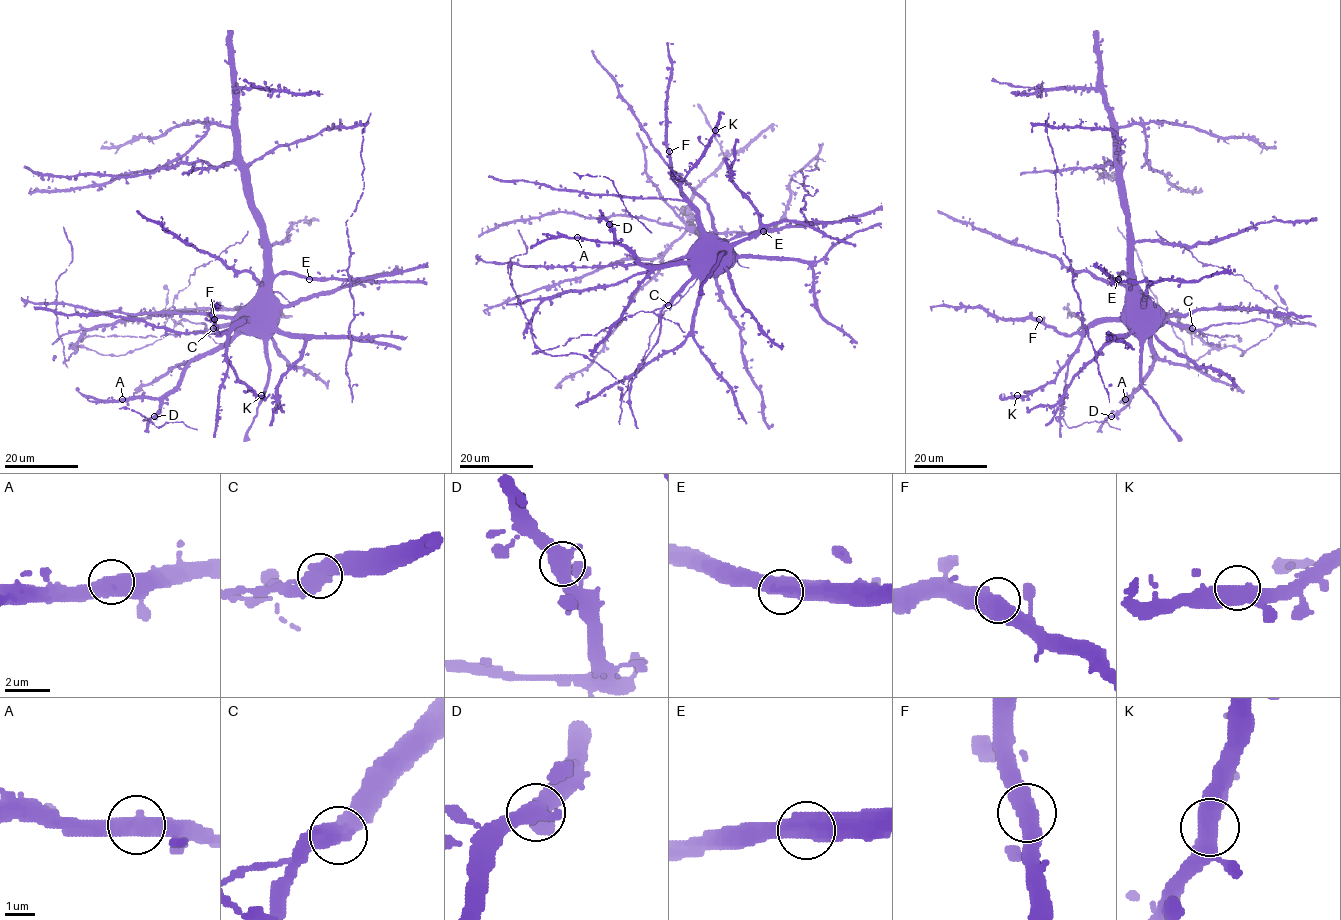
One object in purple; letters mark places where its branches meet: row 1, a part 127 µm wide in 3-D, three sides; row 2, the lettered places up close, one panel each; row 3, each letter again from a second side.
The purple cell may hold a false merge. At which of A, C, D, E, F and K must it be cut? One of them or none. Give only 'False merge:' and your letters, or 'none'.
False merge: C

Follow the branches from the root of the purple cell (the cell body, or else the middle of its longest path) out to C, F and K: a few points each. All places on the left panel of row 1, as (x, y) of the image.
C: (258, 320), (248, 319), (243, 325), (246, 329), (240, 323), (227, 323), (213, 328)
F: (258, 320), (252, 332), (251, 323), (244, 321), (220, 335), (214, 319)
K: (258, 320), (252, 332), (249, 321), (242, 322), (231, 331), (227, 362), (244, 384), (261, 395)

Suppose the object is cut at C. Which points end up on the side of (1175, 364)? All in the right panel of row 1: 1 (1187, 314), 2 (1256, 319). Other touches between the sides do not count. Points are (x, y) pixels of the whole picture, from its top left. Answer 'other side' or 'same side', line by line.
1: same side
2: other side

